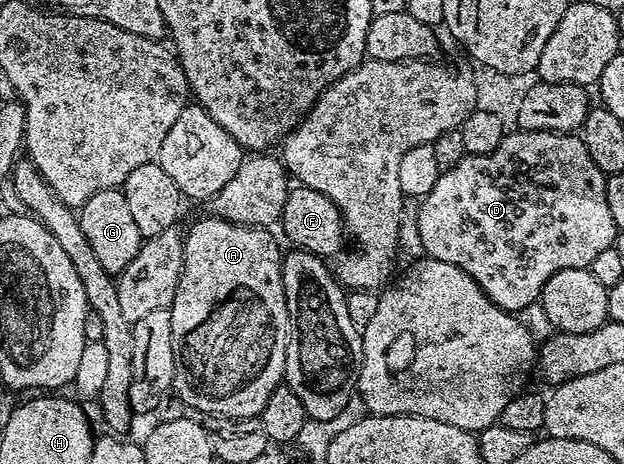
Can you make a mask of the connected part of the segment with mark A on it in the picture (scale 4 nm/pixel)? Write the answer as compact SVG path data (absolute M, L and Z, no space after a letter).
M215 216L198 220L190 229L185 229L182 242L182 273L176 286L174 300L170 303L172 314L172 350L176 354L176 374L173 391L190 408L206 416L227 416L233 420L252 420L261 417L264 402L272 398L272 390L283 383L286 375L286 348L290 345L290 311L286 305L286 287L282 277L283 249L278 249L273 231L264 228L253 228L247 224L233 224Z

